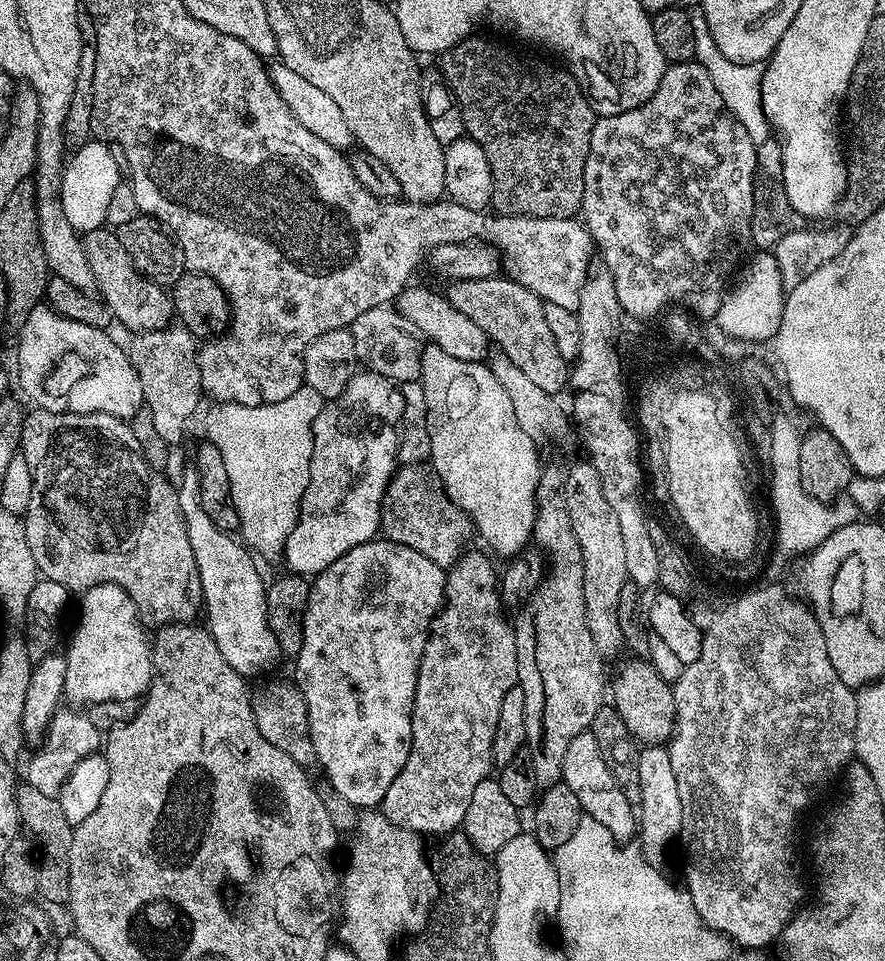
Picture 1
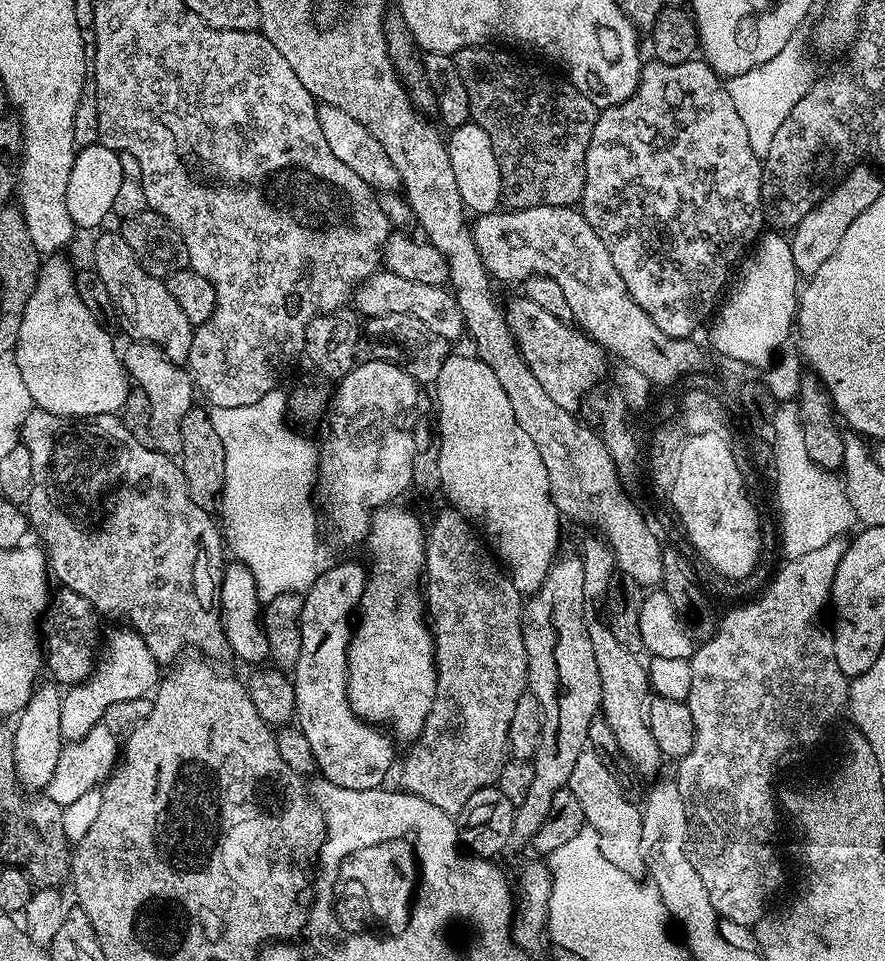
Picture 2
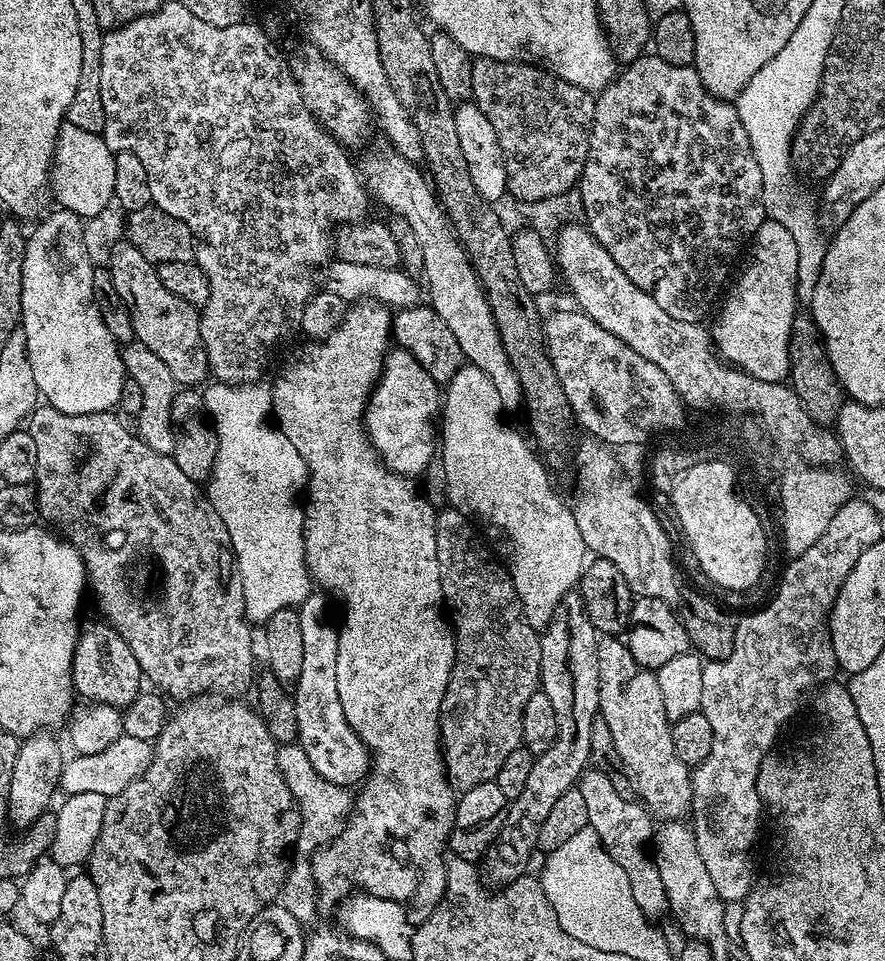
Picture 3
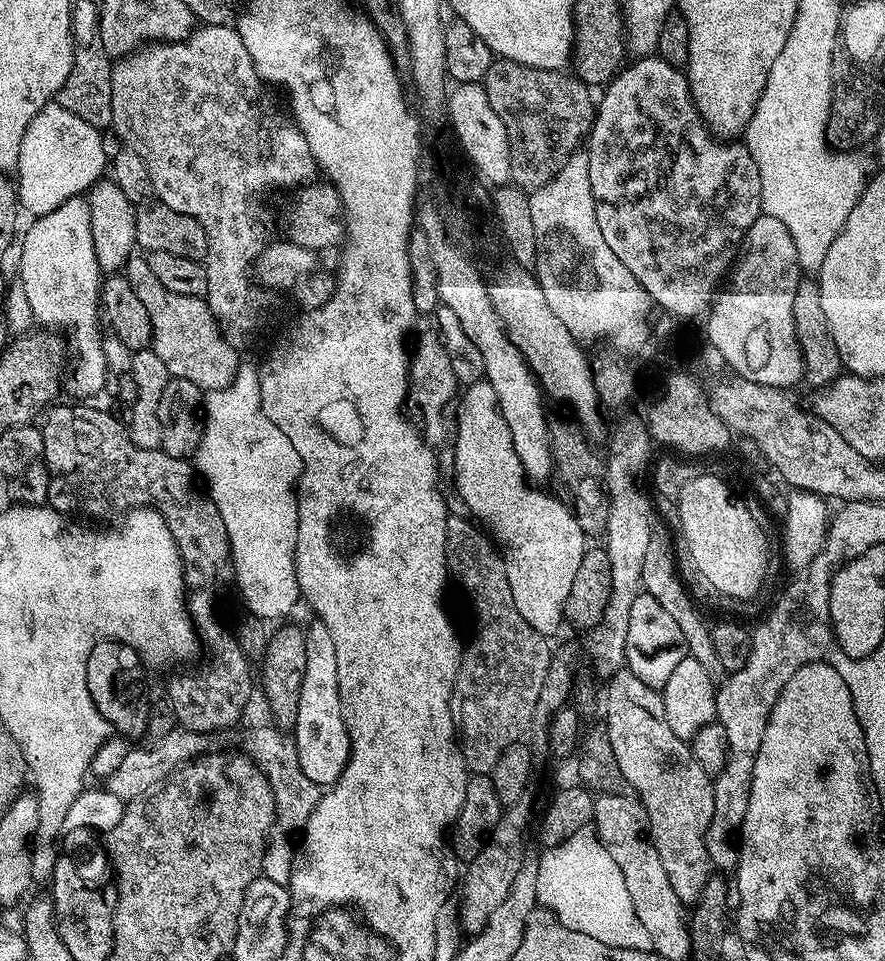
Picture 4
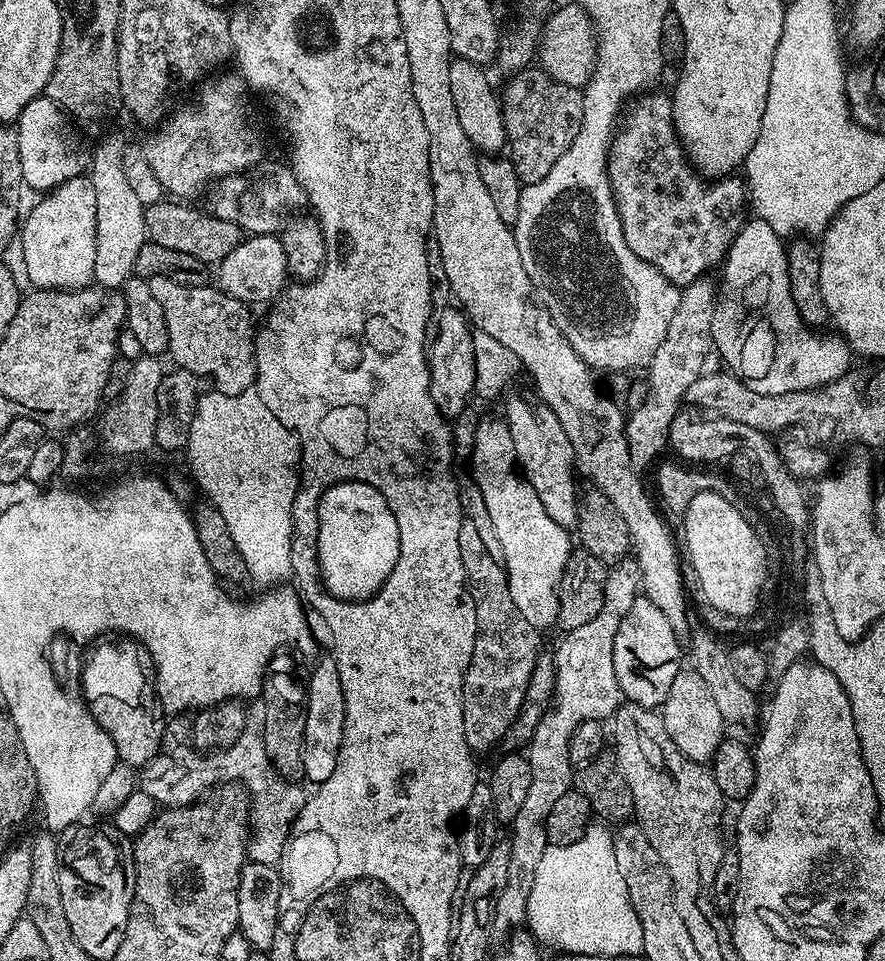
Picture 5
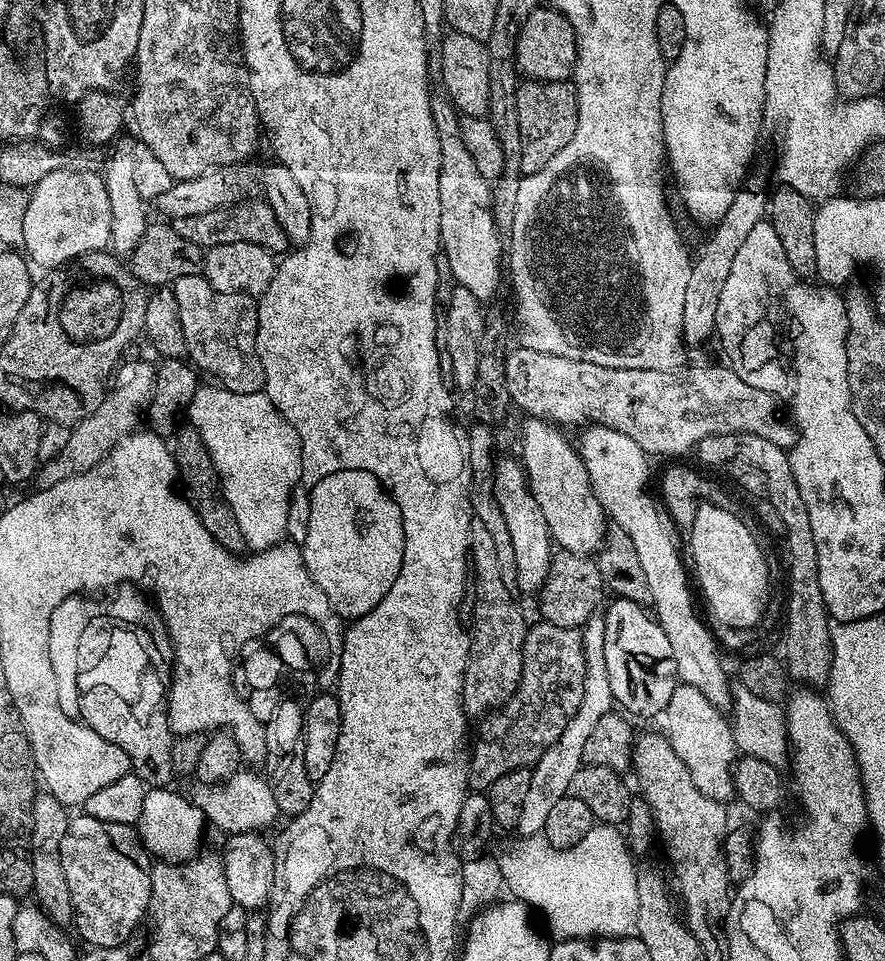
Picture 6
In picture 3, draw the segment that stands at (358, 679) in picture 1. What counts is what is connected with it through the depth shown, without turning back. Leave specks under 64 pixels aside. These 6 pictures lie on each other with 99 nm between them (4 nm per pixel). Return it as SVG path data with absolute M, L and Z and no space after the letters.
M313 590L306 602L302 602L298 609L302 622L302 674L294 685L294 699L297 710L297 741L302 750L306 750L306 758L310 758L310 766L326 778L326 782L334 782L338 786L349 790L363 785L370 767L368 748L354 734L350 722L346 722L346 714L342 714L342 702L338 702L338 681L334 679L334 665L338 663L338 631L337 621L332 621L328 613L329 597L323 591Z

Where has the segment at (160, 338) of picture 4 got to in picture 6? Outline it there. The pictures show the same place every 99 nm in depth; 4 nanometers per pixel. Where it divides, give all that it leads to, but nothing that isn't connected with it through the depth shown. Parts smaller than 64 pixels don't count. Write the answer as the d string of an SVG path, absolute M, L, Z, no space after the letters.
M204 275L178 278L170 286L178 302L184 351L201 373L217 376L219 383L238 394L254 394L264 386L264 371L256 349L257 301L241 292L214 290Z

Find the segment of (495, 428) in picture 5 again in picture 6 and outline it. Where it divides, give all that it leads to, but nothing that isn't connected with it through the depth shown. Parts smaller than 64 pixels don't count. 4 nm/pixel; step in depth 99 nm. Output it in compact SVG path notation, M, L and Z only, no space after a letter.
M497 459L496 468L492 471L492 489L494 498L506 518L506 530L510 530L510 546L514 546L516 563L516 588L519 591L539 593L540 587L548 577L548 567L552 561L554 541L546 526L546 518L538 507L534 494L528 488L528 475L519 459Z

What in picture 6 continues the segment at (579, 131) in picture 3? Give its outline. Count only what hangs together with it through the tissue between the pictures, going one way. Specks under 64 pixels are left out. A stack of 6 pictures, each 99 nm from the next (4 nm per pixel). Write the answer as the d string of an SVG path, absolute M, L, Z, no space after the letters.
M568 80L558 82L524 82L517 90L518 123L521 130L522 173L537 172L574 138L578 126L578 98L575 83Z

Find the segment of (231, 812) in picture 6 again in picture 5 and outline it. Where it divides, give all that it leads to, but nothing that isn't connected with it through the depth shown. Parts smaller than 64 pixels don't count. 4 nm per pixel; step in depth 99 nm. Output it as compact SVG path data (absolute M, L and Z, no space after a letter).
M245 730L243 734L238 738L238 742L234 742L229 748L223 750L217 750L211 754L196 754L200 756L167 756L167 754L161 754L153 758L149 764L145 764L143 768L139 769L138 772L138 788L139 791L150 794L150 798L156 801L157 805L167 806L170 808L181 808L186 804L195 804L197 800L207 797L209 793L213 791L217 786L230 785L233 782L243 786L247 793L250 801L250 835L248 838L248 860L253 864L271 864L273 866L279 865L282 854L284 853L284 847L288 841L288 836L292 833L292 823L298 818L298 814L304 808L304 801L306 799L306 792L296 785L289 777L281 776L277 772L276 767L270 762L270 754L266 754L266 746L264 745L264 737L259 731L252 732L253 730Z

